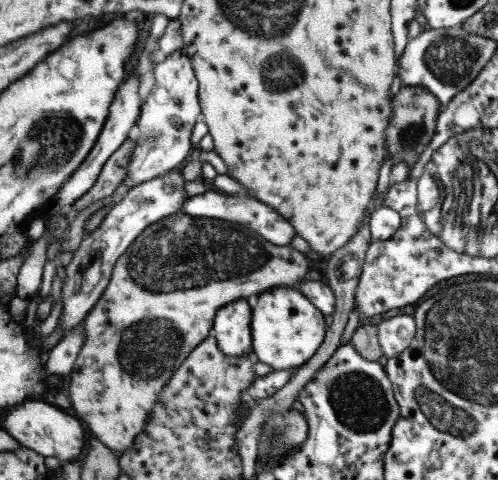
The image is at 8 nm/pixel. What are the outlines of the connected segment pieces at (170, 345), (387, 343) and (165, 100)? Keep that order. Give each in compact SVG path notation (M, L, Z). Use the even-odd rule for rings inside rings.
M177 211L150 224L115 261L108 285L81 322L84 341L68 375L68 395L73 411L85 422L93 438L117 452L119 457L121 452L133 445L133 441L145 427L153 403L173 375L174 368L181 365L191 350L211 334L213 314L221 306L239 298L257 296L273 286L293 286L305 280L307 274L309 259L306 254L289 245L271 244L254 230L239 223L189 216ZM125 280L133 280L145 290L145 322L141 322L139 314L129 318L111 318L115 316L113 310L119 308L119 290L125 288Z
M406 314L384 319L375 327L382 355L387 359L409 346L416 329L414 318Z
M175 50L167 55L163 62L157 63L151 72L153 72L153 85L144 103L140 105L135 128L129 136L134 142L134 149L129 154L126 177L112 192L111 203L105 206L113 206L136 184L151 180L167 171L177 170L179 165L187 161L186 156L192 147L189 136L193 124L201 119L201 114L196 95L198 82L189 57L182 50Z

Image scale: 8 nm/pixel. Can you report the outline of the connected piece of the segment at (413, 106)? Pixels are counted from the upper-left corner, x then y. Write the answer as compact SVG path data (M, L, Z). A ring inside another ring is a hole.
M401 86L391 98L391 116L385 129L385 159L391 162L391 168L397 162L405 162L407 168L413 167L419 160L419 155L430 143L435 132L436 116L440 111L441 103L425 87Z

